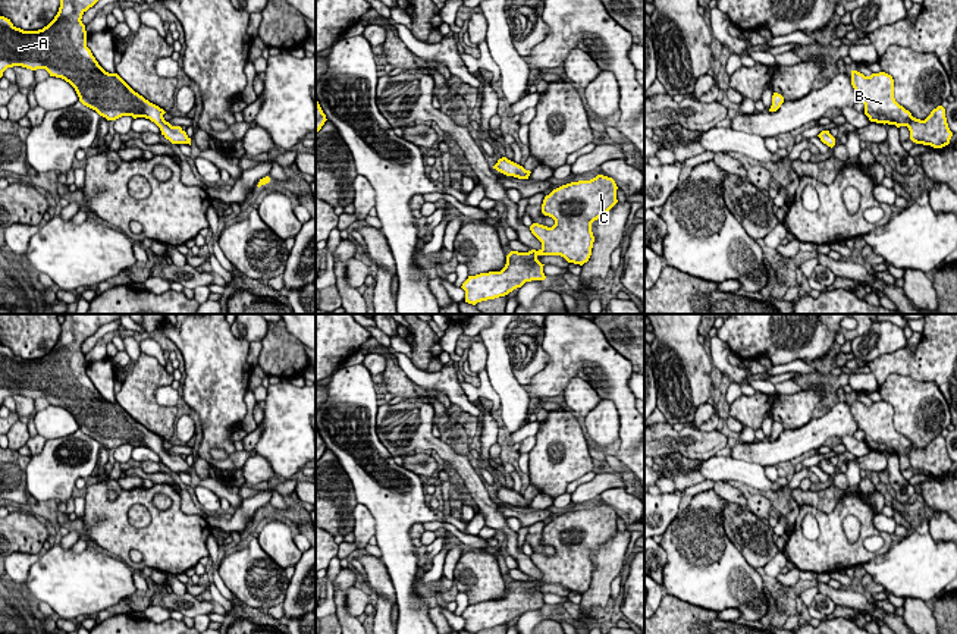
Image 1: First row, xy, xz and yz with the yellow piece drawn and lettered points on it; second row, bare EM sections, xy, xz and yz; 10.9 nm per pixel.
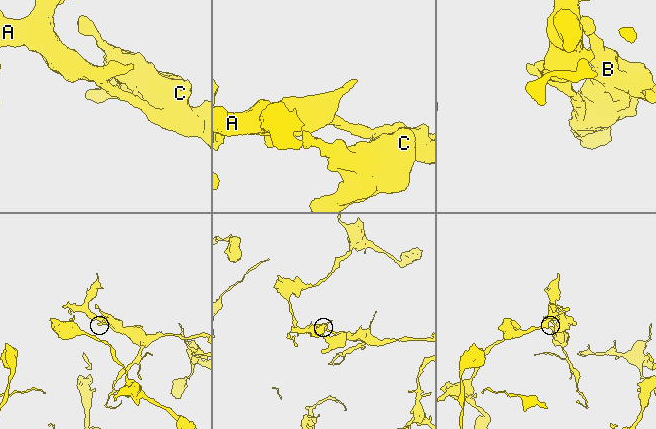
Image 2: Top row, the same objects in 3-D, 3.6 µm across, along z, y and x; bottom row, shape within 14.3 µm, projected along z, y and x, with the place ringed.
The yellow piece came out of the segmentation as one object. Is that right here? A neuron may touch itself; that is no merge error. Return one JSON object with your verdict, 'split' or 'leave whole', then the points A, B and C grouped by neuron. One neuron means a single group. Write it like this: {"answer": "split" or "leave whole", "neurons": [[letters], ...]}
{"answer": "leave whole", "neurons": [["A", "B", "C"]]}

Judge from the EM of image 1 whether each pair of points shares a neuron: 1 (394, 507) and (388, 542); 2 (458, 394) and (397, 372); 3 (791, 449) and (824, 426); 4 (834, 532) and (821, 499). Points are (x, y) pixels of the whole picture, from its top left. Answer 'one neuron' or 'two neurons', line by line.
1: one neuron
2: two neurons
3: one neuron
4: two neurons

